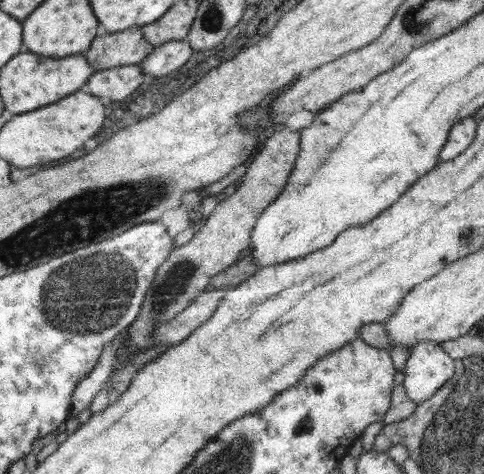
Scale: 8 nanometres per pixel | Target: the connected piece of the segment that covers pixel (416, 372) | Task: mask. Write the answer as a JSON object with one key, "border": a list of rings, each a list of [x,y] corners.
{"border":[[[426,340],[412,346],[403,371],[403,386],[410,402],[420,404],[451,380],[455,359],[450,358],[441,344]]]}

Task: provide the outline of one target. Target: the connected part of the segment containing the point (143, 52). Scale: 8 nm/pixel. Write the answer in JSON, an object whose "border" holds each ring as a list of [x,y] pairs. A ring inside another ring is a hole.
{"border":[[[135,27],[96,37],[86,55],[97,71],[103,71],[121,66],[142,65],[155,48],[144,34],[143,27]]]}

